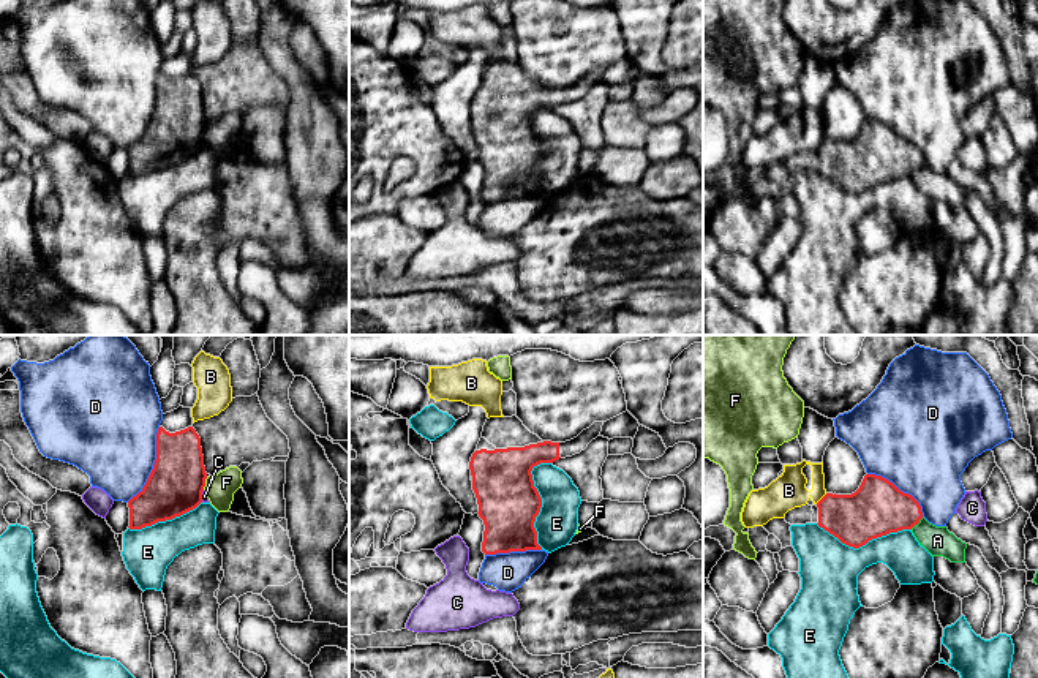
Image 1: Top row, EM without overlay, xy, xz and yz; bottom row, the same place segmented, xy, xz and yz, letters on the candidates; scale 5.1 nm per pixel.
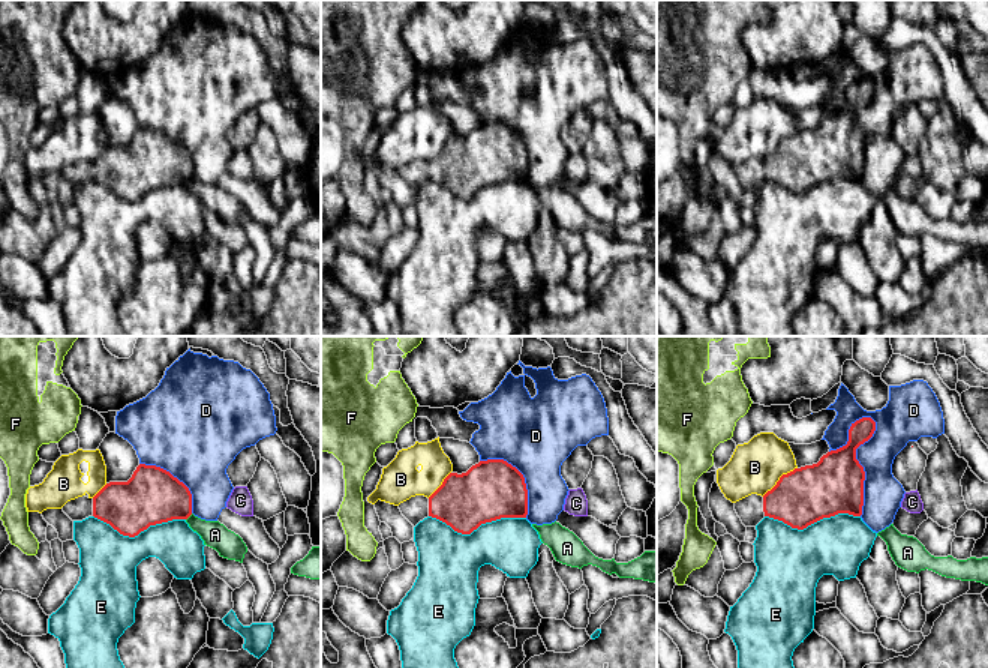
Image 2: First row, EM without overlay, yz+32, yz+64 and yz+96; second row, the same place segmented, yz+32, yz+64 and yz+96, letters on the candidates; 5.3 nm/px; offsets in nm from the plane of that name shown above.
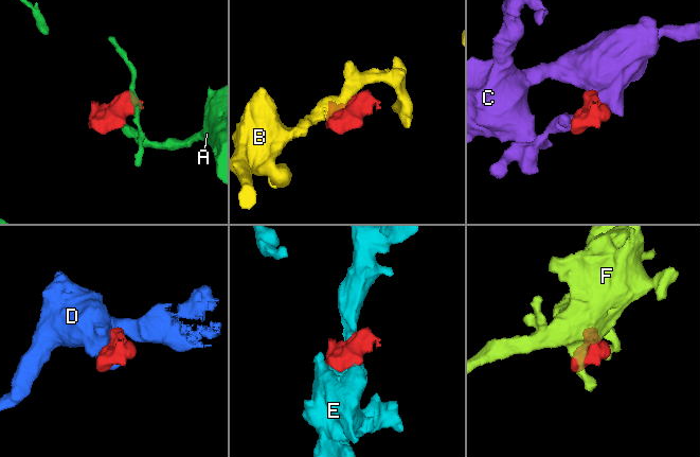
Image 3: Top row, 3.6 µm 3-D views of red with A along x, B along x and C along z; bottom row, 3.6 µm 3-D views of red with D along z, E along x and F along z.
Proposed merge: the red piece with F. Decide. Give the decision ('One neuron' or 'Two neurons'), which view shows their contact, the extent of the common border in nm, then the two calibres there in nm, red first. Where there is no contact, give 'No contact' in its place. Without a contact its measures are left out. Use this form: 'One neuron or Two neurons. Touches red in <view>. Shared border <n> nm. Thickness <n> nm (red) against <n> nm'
Two neurons. Touches red in xy. Shared border 70 nm. Thickness 280 nm (red) against 150 nm

